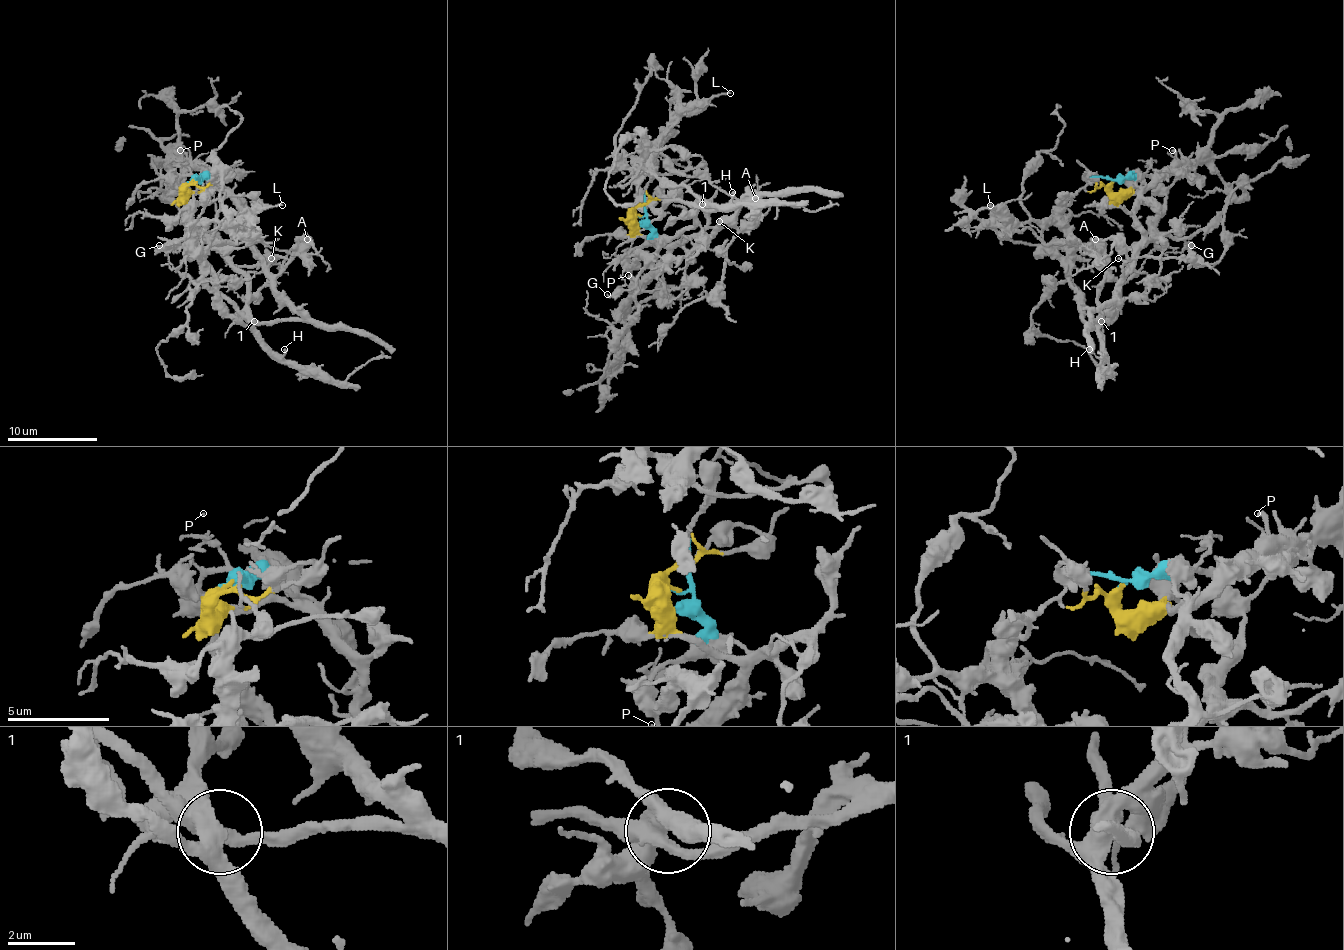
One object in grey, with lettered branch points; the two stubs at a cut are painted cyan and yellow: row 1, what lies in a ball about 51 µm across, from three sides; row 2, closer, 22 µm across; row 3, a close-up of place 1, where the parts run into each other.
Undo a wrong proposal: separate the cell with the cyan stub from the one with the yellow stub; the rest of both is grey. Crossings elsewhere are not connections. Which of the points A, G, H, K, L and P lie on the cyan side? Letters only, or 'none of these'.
G, H

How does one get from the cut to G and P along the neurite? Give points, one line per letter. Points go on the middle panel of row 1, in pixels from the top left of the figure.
G: (636, 213), (650, 229), (650, 236), (630, 254), (632, 267), (643, 263), (636, 283), (607, 294)
P: (636, 213), (632, 213), (634, 227), (668, 252), (639, 283), (632, 283), (627, 274)

